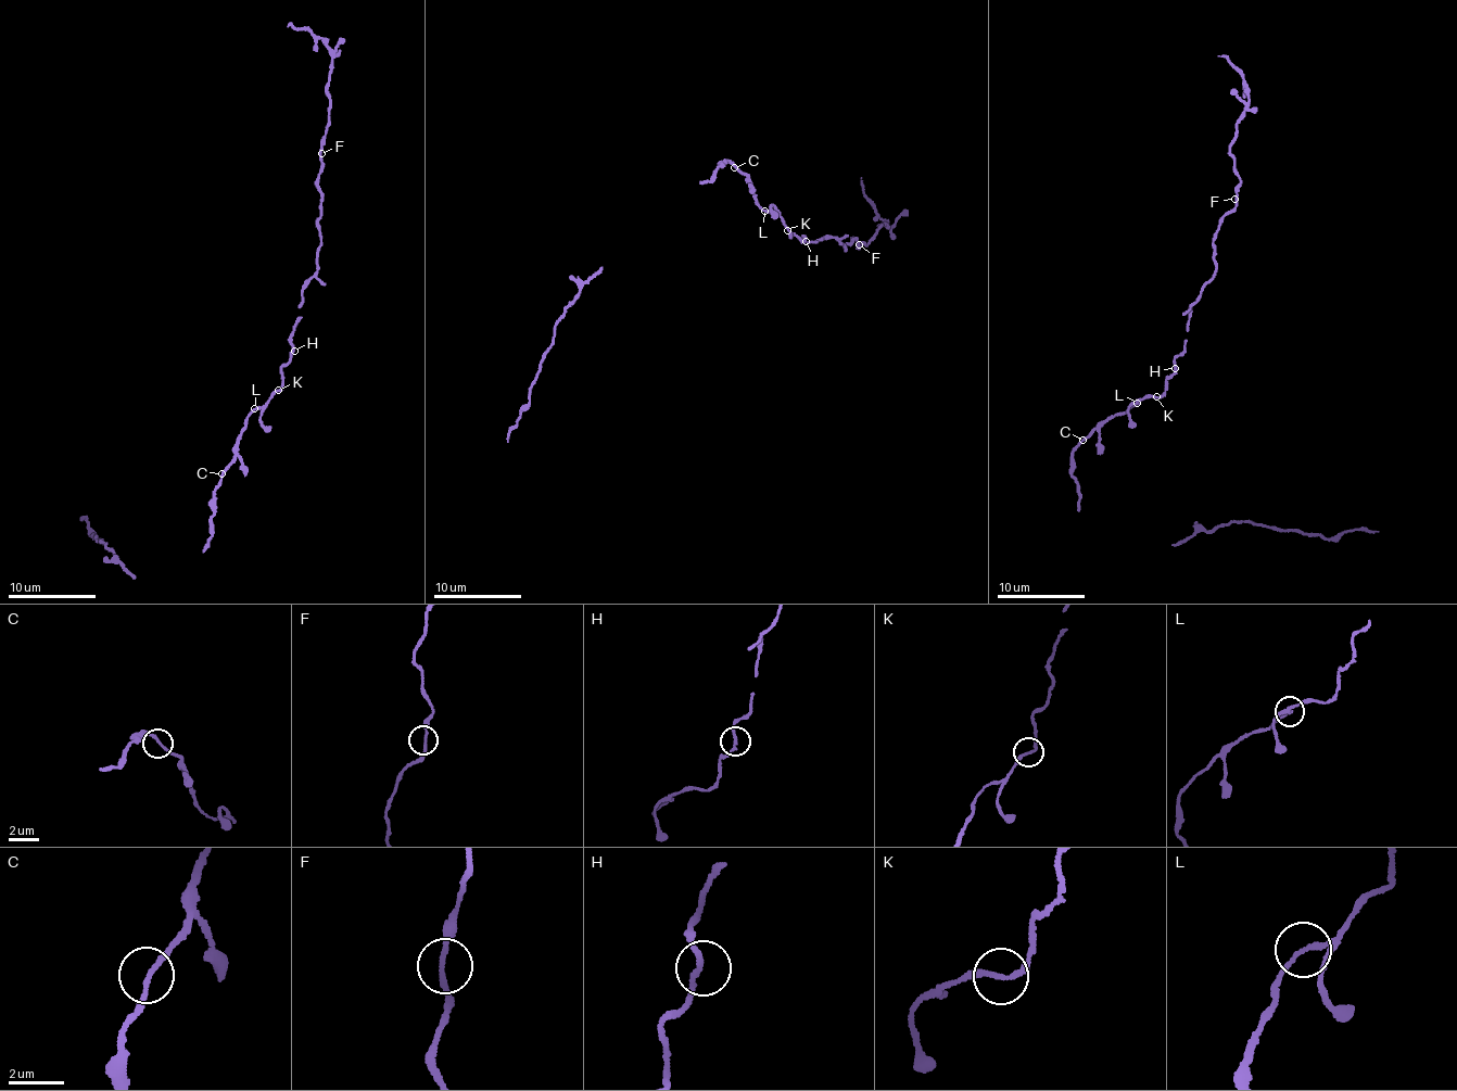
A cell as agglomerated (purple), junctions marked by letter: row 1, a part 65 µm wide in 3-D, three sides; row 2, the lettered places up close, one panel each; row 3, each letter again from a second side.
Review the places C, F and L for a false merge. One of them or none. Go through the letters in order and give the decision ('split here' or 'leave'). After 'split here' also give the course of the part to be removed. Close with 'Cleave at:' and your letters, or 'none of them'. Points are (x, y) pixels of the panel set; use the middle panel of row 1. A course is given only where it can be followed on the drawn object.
C: leave
F: leave
L: leave
Cleave at: none of them

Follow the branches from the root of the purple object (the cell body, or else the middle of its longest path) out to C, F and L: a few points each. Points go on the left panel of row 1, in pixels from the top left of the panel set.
C: (244, 425), (235, 460), (222, 473)
F: (244, 425), (281, 389), (280, 368), (291, 355), (302, 284), (317, 270), (321, 153)
L: (244, 425), (245, 416), (254, 408)

